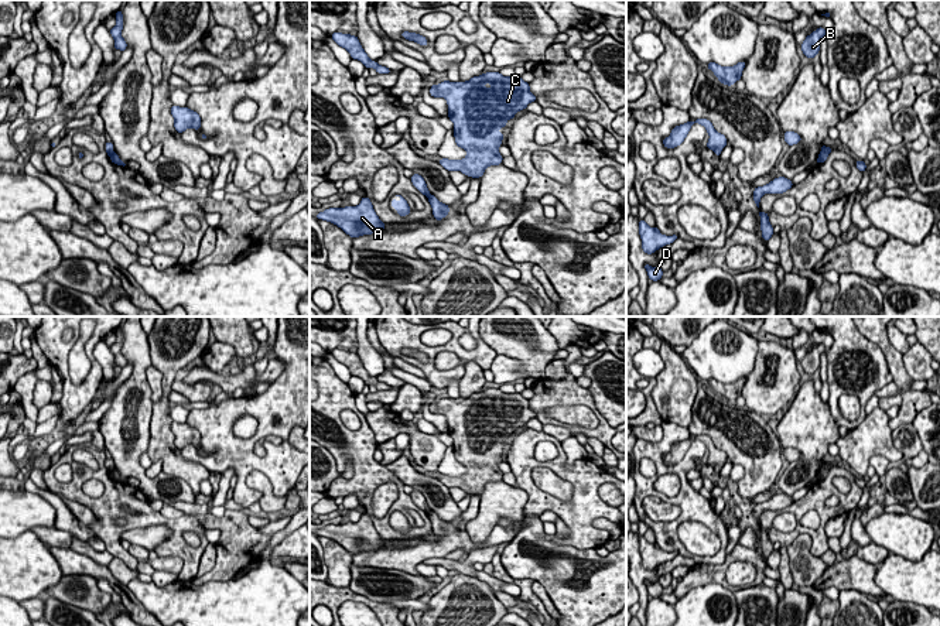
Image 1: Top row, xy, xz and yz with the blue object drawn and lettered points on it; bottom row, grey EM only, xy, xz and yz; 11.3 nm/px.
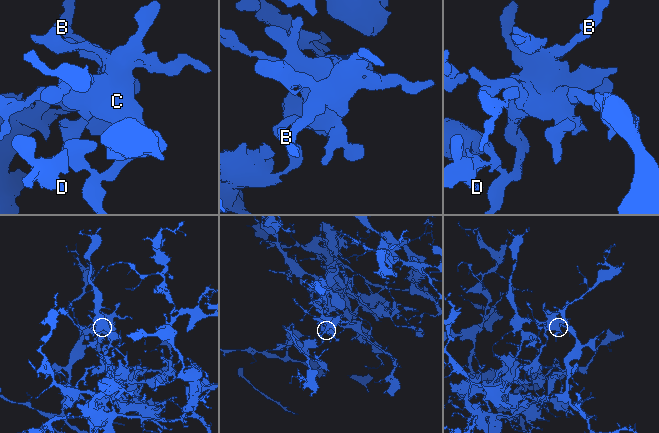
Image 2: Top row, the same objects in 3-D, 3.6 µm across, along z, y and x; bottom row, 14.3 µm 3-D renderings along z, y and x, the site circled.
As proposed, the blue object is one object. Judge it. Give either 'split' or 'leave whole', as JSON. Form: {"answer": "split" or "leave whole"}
{"answer": "split"}

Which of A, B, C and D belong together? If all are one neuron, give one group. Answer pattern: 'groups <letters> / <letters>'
groups A / B C D

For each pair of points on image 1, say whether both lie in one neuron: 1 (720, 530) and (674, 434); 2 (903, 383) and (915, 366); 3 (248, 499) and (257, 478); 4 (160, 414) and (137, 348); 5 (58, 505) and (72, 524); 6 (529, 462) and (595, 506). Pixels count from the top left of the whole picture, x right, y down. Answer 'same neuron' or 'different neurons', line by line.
1: same neuron
2: different neurons
3: different neurons
4: different neurons
5: same neuron
6: same neuron

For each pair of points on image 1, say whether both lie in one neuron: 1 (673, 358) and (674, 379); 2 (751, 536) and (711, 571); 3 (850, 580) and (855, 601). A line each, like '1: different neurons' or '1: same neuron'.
1: same neuron
2: different neurons
3: different neurons

